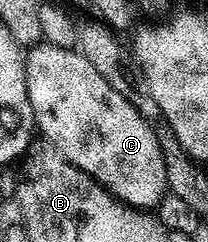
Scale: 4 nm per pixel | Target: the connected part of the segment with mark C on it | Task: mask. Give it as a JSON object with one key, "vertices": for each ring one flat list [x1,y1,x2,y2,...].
{"vertices":[[38,43,25,53,25,78,27,79,27,95,31,99,33,124,36,132,44,140,50,141,71,164,94,177,106,191,114,193,123,203,149,211,162,201,167,192,165,187,167,167,163,167,163,151,159,151,159,139,155,135,153,125,145,121,143,115,139,115,139,111,135,111,135,107,131,107,131,103,127,99,123,99,123,95,119,95,119,91,115,91,111,87,111,83,107,83,107,79,103,79,103,75,99,75,99,71,95,71,95,67,91,67,91,63,87,63,87,59,81,52,77,49,64,49,48,43]]}

